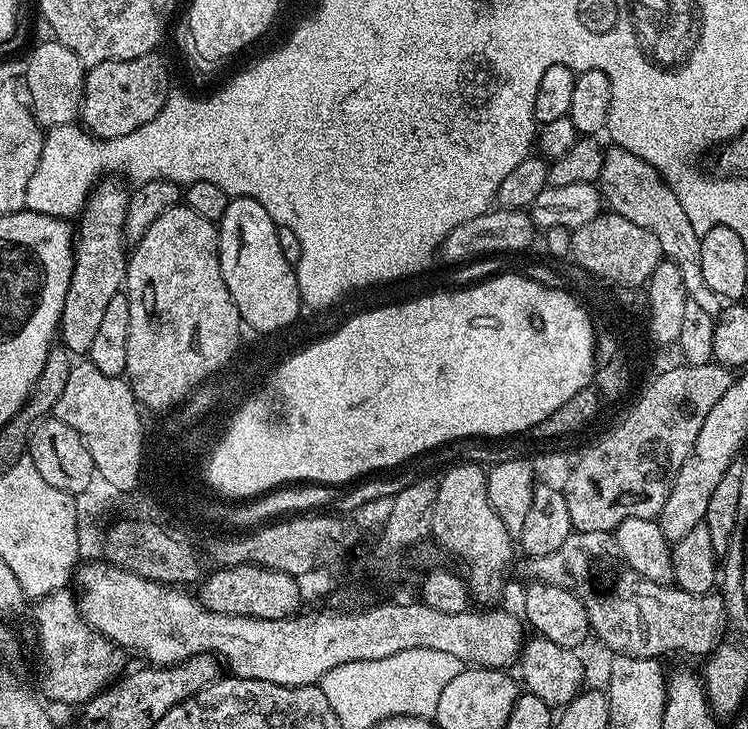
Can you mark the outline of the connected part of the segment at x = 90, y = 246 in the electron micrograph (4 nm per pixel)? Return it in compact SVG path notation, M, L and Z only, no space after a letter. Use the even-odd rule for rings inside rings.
M108 178L97 184L78 217L80 228L78 224L74 236L76 261L58 329L59 343L76 358L83 357L90 346L94 346L94 337L98 335L106 305L126 284L129 253L126 251L124 223L129 193L115 183L120 182Z

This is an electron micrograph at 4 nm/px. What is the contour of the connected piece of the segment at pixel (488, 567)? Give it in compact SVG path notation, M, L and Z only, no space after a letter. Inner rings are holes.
M460 462L448 469L449 472L436 484L437 501L434 502L430 536L447 555L449 552L468 563L466 587L471 599L480 603L477 605L492 606L504 592L500 571L512 560L514 536L502 518L498 518L494 506L490 506L485 469L473 462Z

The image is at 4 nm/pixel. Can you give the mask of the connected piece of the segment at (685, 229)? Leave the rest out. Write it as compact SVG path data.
M611 145L605 149L598 186L603 201L611 211L655 234L655 237L658 238L658 244L663 248L663 257L674 262L678 266L678 270L681 271L683 285L686 286L689 299L696 302L713 318L718 316L724 302L708 286L702 275L701 237L691 225L690 218L687 217L686 210L682 209L677 195L663 181L660 172L644 159L630 154L624 148Z

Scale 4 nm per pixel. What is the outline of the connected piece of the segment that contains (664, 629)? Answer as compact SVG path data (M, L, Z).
M573 530L554 554L537 556L529 564L532 578L562 586L580 599L586 606L589 629L612 654L660 658L663 652L685 652L707 658L725 639L724 631L730 627L723 596L715 591L695 596L642 578L613 551L609 537L602 532Z

